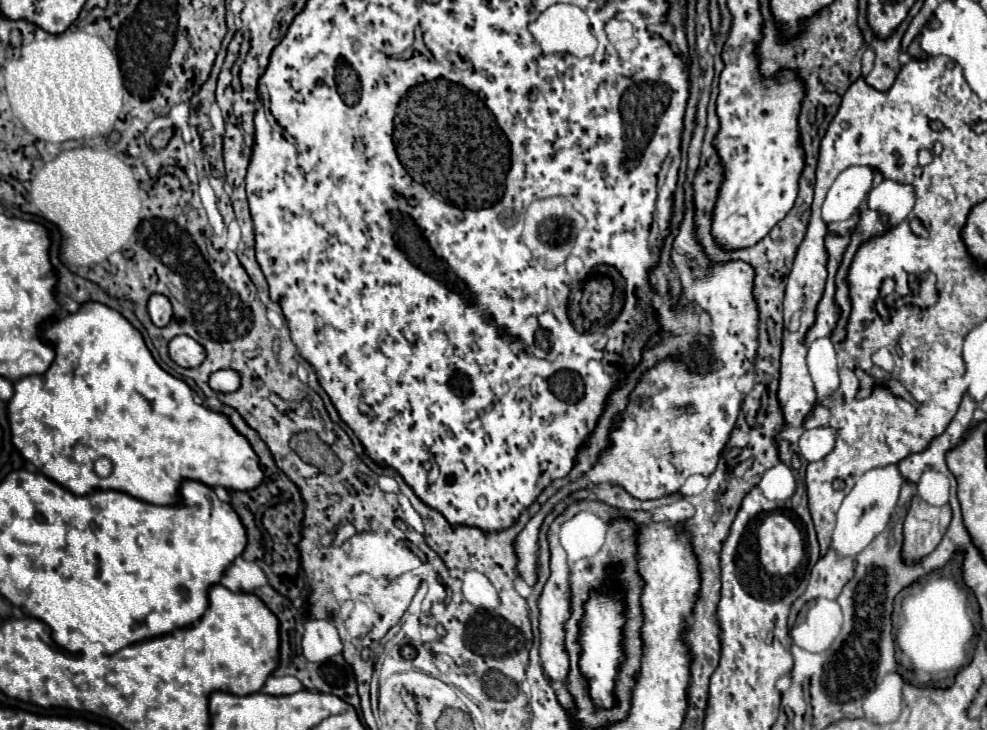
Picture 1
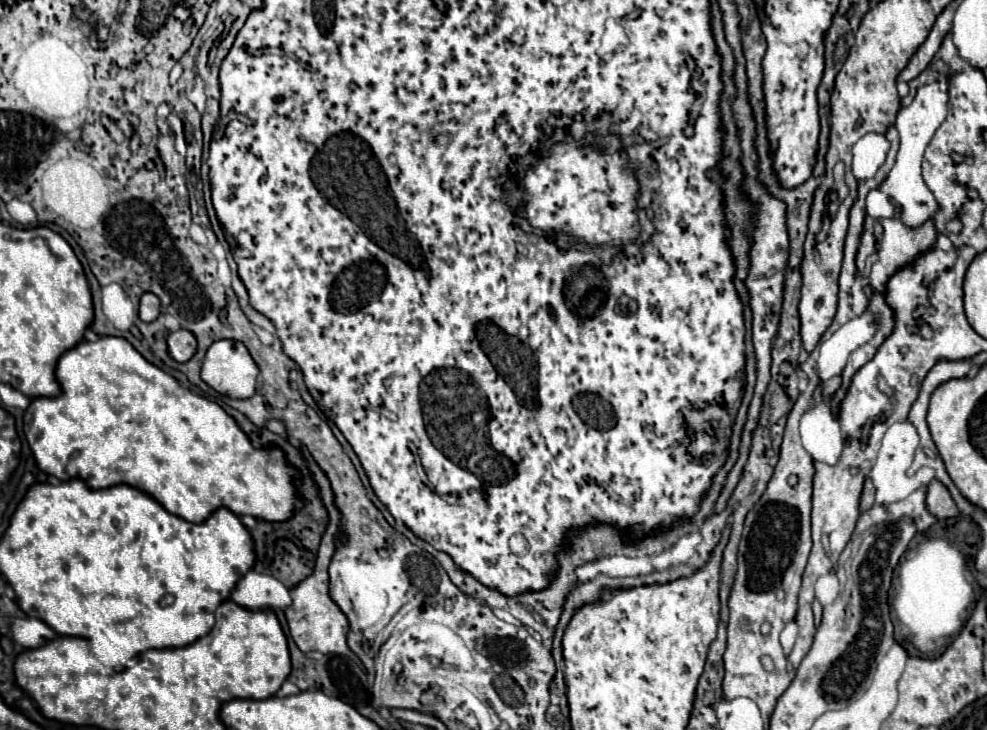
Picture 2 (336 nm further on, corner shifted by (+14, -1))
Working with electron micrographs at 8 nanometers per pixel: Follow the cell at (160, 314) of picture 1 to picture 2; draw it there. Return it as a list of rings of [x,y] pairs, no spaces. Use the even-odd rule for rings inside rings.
[[[146,292],[140,300],[140,320],[144,322],[152,322],[156,320],[160,314],[160,300],[156,294],[152,292]]]

